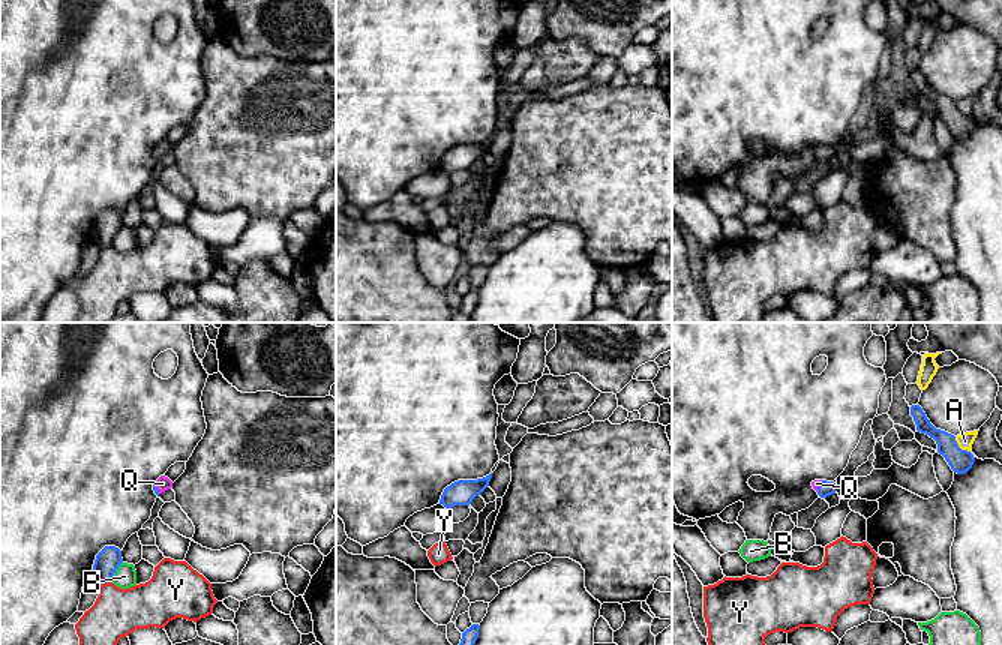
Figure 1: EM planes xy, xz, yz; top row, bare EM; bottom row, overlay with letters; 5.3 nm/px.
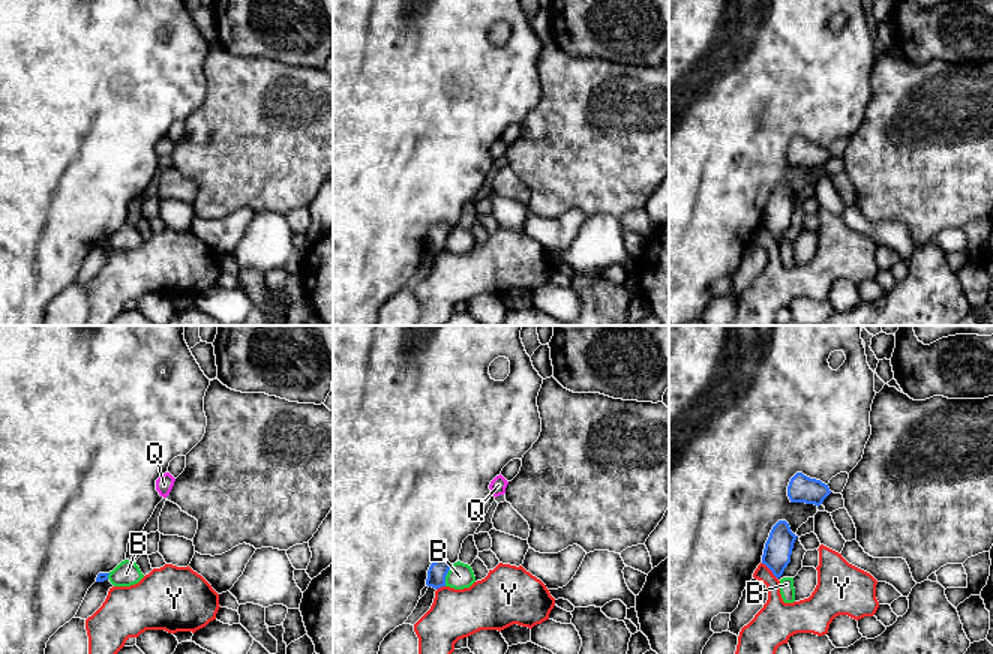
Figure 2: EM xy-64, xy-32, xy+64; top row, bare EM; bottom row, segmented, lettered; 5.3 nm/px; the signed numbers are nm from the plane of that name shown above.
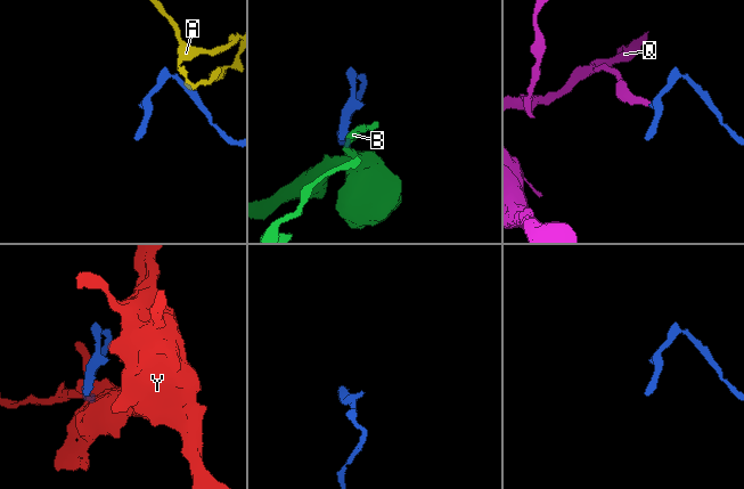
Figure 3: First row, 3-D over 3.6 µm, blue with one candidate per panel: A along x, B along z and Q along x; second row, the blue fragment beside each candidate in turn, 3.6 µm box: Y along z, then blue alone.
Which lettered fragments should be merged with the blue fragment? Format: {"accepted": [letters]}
{"accepted": ["Q"]}

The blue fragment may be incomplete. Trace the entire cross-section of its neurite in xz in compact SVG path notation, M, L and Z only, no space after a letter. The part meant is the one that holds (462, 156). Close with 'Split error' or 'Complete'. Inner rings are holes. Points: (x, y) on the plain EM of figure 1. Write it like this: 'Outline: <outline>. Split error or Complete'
Outline: M492 136L477 144L458 144L444 153L440 168L447 174L454 170L470 170L489 150L490 142Z. Complete

